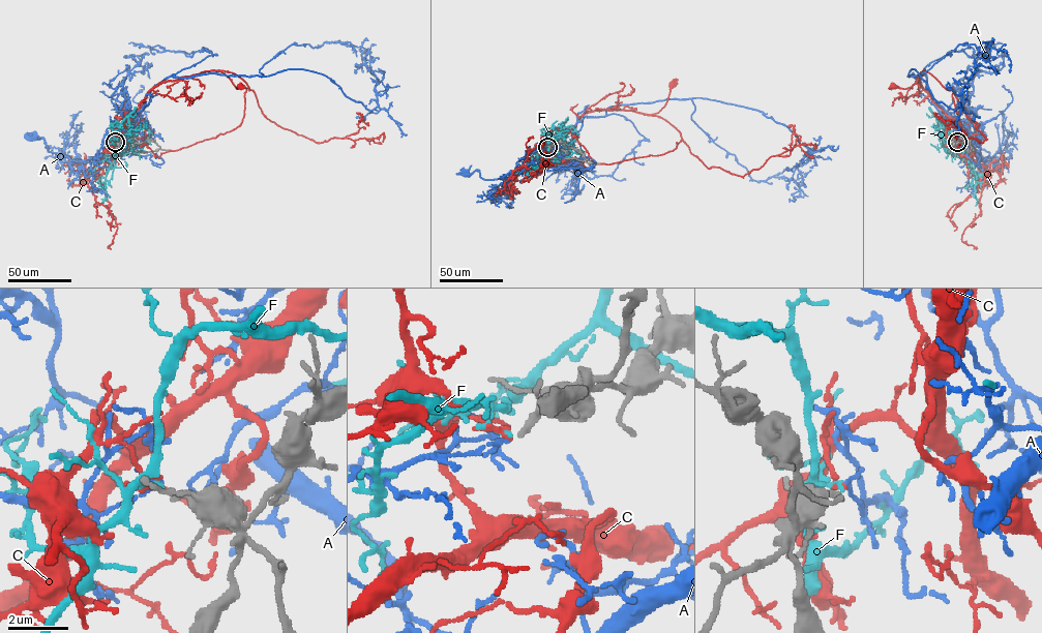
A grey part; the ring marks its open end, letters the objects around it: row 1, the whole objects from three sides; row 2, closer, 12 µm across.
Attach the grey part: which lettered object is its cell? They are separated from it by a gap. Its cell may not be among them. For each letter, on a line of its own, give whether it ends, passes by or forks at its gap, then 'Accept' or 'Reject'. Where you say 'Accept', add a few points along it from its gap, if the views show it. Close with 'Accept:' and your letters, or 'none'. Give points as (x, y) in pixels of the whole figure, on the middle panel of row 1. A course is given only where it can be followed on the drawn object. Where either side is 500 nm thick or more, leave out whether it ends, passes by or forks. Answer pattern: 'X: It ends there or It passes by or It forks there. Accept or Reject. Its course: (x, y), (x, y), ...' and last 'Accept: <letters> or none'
A: It ends there. Reject
C: It ends there. Accept. Its course: (546, 147), (543, 148), (545, 150), (553, 151), (578, 119), (591, 111), (657, 113), (666, 101), (672, 84)
F: It ends there. Reject
Accept: C

